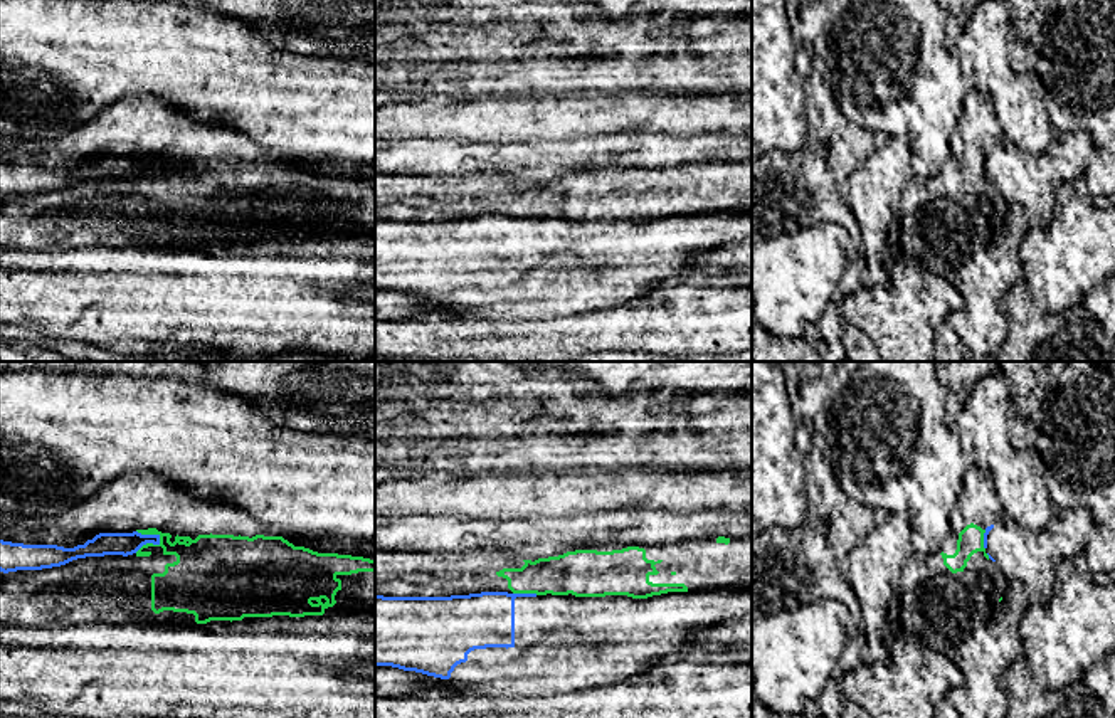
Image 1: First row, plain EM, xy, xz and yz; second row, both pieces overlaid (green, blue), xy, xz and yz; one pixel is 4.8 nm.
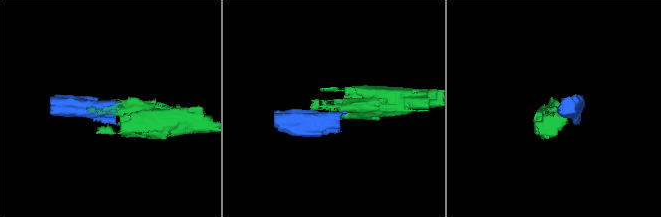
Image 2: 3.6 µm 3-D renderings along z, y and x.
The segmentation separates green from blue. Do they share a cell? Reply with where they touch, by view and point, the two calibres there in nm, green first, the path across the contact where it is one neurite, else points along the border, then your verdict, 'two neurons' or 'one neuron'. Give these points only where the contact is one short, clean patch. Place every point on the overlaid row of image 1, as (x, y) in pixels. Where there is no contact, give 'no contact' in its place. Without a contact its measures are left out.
contact xy (150, 543); calibres 240 and 110 nm; two neurons

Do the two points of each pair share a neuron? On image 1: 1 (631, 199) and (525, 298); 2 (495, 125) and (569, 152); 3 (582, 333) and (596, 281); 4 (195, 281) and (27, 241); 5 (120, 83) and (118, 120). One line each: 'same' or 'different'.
1: different
2: different
3: different
4: different
5: different

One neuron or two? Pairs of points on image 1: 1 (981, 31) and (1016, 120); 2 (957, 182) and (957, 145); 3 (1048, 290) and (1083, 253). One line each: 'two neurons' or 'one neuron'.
1: one neuron
2: one neuron
3: one neuron

